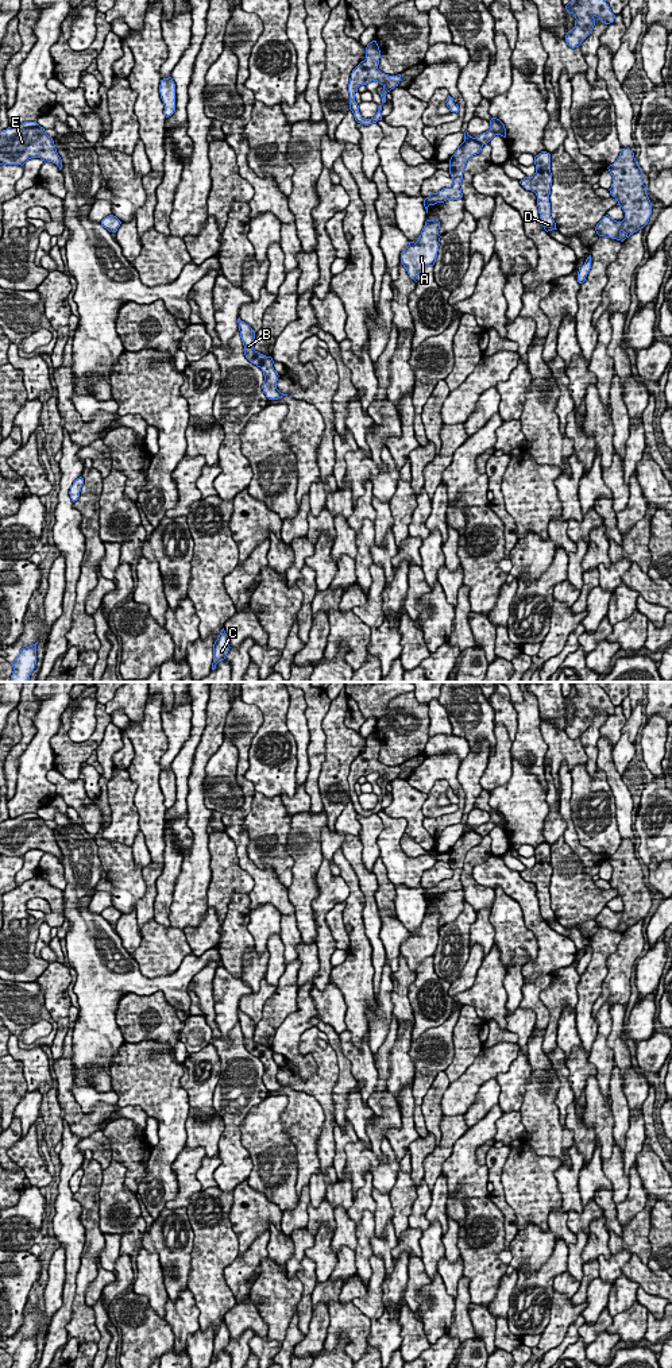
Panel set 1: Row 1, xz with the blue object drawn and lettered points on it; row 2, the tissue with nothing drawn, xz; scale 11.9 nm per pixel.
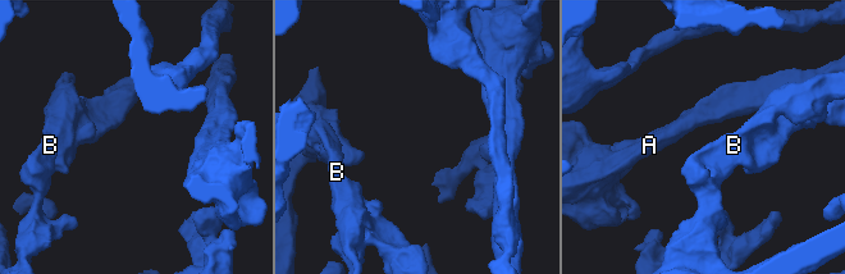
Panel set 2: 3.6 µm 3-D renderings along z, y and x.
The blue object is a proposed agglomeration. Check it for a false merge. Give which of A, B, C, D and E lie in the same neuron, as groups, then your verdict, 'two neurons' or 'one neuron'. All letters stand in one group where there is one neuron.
A / B C D E | two neurons

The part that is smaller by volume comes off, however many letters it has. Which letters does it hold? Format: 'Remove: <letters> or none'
Remove: A

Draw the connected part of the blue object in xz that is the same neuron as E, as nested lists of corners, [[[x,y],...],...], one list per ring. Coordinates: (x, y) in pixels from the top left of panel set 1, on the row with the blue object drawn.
[[[24,122],[0,131],[0,165],[23,166],[31,158],[53,162],[62,169],[53,138],[36,122]]]

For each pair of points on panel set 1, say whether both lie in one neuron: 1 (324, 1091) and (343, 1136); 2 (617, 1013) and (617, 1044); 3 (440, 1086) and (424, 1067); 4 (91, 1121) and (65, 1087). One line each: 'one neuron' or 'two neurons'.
1: two neurons
2: one neuron
3: two neurons
4: one neuron

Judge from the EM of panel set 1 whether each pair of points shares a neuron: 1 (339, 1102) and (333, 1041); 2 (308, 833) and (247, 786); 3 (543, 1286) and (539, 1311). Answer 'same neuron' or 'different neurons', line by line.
1: same neuron
2: different neurons
3: same neuron

